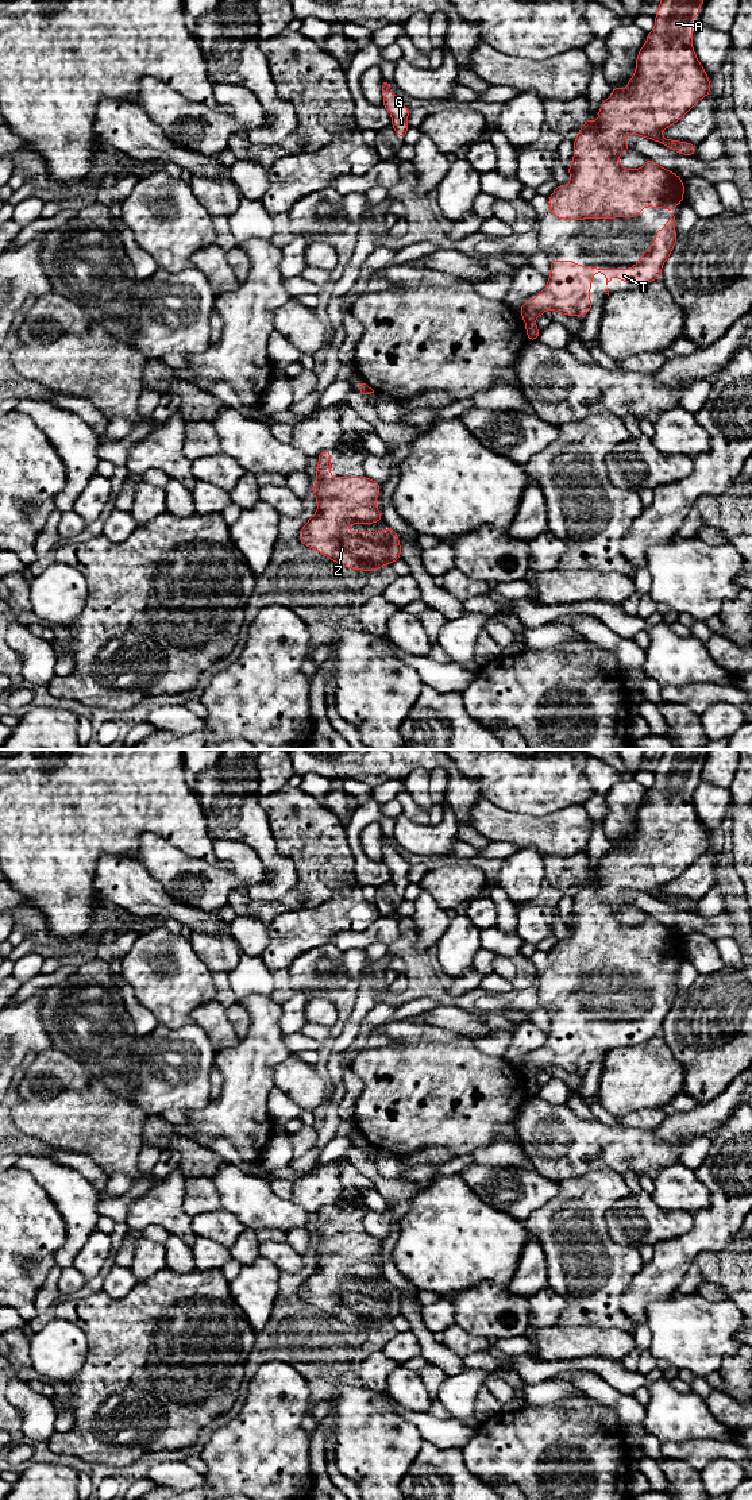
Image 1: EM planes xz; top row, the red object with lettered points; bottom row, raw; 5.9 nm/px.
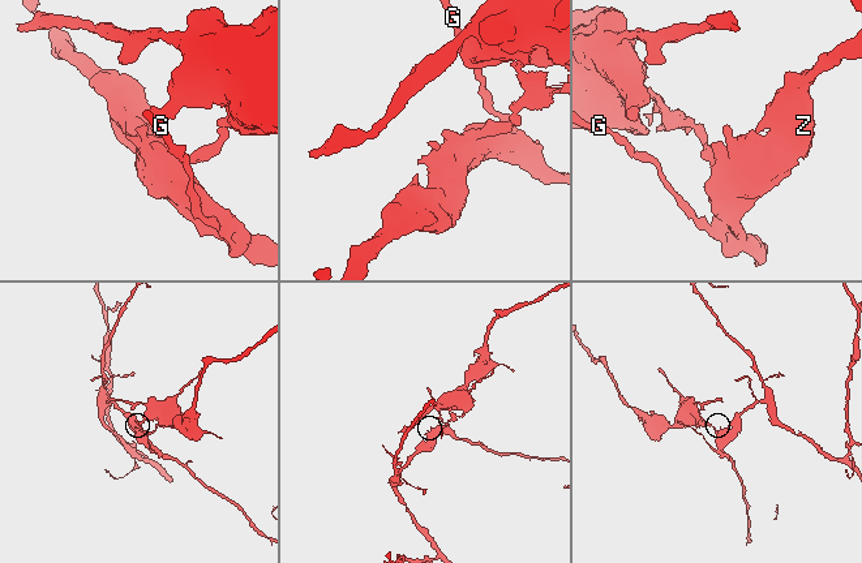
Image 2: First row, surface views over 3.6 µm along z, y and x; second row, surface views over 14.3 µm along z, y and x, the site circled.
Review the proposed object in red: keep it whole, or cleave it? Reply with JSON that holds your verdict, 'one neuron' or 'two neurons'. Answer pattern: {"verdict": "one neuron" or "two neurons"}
{"verdict": "two neurons"}

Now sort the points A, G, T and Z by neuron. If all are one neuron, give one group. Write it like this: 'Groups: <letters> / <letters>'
Groups: A T / G Z

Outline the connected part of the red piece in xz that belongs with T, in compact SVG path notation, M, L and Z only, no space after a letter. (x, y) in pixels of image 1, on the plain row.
M675 972L666 977L666 982L655 988L655 998L643 1009L632 1025L602 1025L581 1022L574 1017L549 1015L551 1030L547 1042L533 1056L527 1056L520 1064L524 1077L533 1077L544 1071L547 1065L567 1072L585 1073L591 1060L589 1048L593 1044L591 1034L602 1029L606 1041L617 1030L620 1038L651 1040L662 1033L662 1025L678 996L675 987Z

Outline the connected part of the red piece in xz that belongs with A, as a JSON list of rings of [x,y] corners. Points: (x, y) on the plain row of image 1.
[[[663,749],[655,771],[655,784],[648,788],[644,802],[639,806],[635,822],[636,828],[630,833],[628,842],[625,845],[613,842],[612,852],[598,865],[599,876],[593,878],[589,872],[572,896],[574,913],[571,922],[567,923],[571,937],[568,941],[558,941],[548,953],[551,971],[562,976],[629,975],[639,972],[645,963],[664,964],[671,968],[676,961],[683,959],[684,941],[678,930],[663,925],[648,914],[641,925],[625,925],[618,919],[618,913],[624,907],[630,906],[625,898],[625,892],[629,890],[652,895],[675,906],[680,911],[695,911],[697,902],[689,898],[664,895],[662,887],[680,876],[699,856],[713,847],[706,826],[693,805],[694,787],[691,784],[691,775],[701,770],[698,764],[705,757],[706,755],[701,749]]]

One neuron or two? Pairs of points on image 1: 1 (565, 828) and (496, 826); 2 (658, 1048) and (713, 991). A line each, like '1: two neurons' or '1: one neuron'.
1: one neuron
2: two neurons

